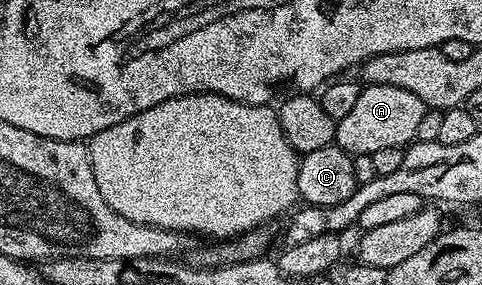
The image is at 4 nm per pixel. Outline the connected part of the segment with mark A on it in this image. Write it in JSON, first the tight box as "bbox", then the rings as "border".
{"bbox":[336,83,426,156],"border":[[[378,83],[362,86],[359,101],[355,101],[347,117],[336,120],[336,146],[352,156],[359,153],[373,155],[379,149],[406,148],[416,140],[419,121],[423,121],[426,110],[424,101],[415,97],[415,93],[407,93],[407,89]]]}

